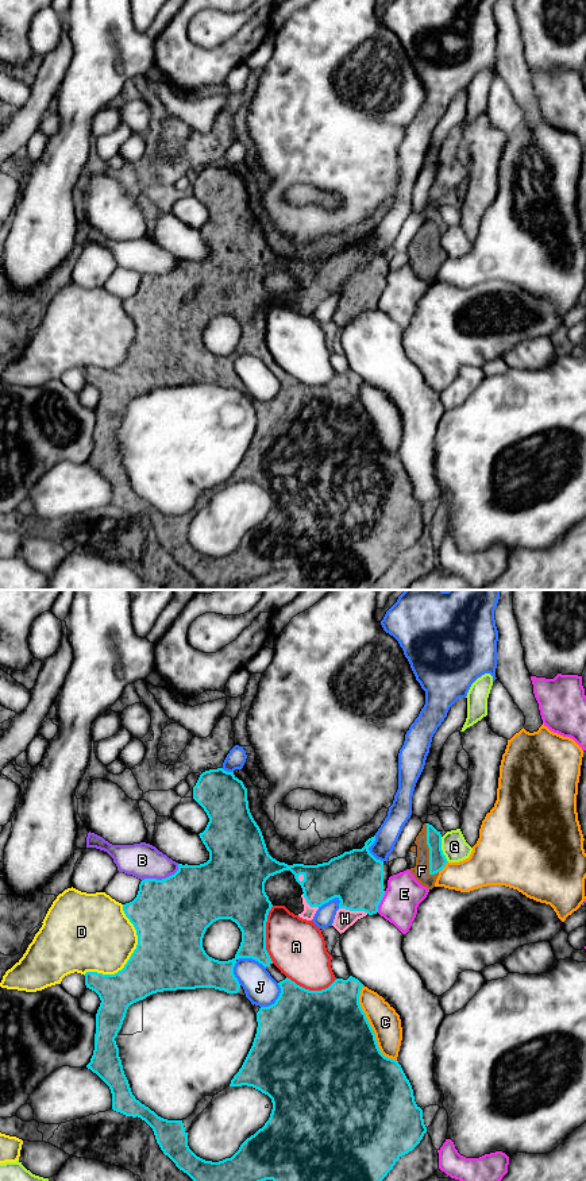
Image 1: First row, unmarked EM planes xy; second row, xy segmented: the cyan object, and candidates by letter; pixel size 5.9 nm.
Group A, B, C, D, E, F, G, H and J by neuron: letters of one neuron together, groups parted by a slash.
A / B / C / D / E / F H / G / J

